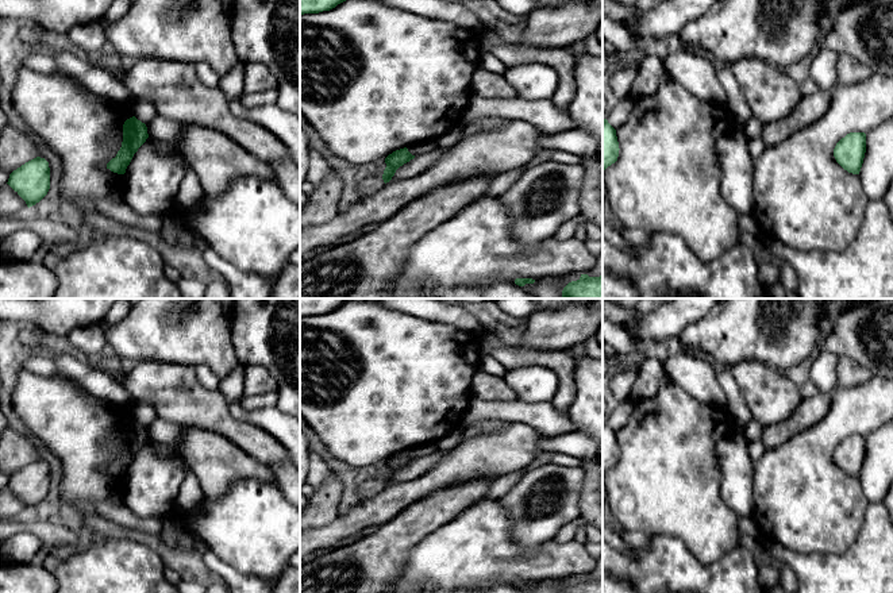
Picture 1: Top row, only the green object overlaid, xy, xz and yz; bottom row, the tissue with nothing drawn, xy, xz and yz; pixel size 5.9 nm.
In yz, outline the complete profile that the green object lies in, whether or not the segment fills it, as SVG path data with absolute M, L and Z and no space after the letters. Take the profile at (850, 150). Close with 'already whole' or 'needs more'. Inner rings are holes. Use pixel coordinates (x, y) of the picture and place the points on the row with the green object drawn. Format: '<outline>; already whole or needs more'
M850 132L842 138L835 149L836 162L848 173L859 174L866 153L866 134Z; already whole

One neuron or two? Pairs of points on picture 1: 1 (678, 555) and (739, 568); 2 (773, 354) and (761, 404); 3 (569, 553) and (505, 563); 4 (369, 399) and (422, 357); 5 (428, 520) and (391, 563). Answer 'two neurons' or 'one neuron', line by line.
1: one neuron
2: two neurons
3: one neuron
4: one neuron
5: one neuron

